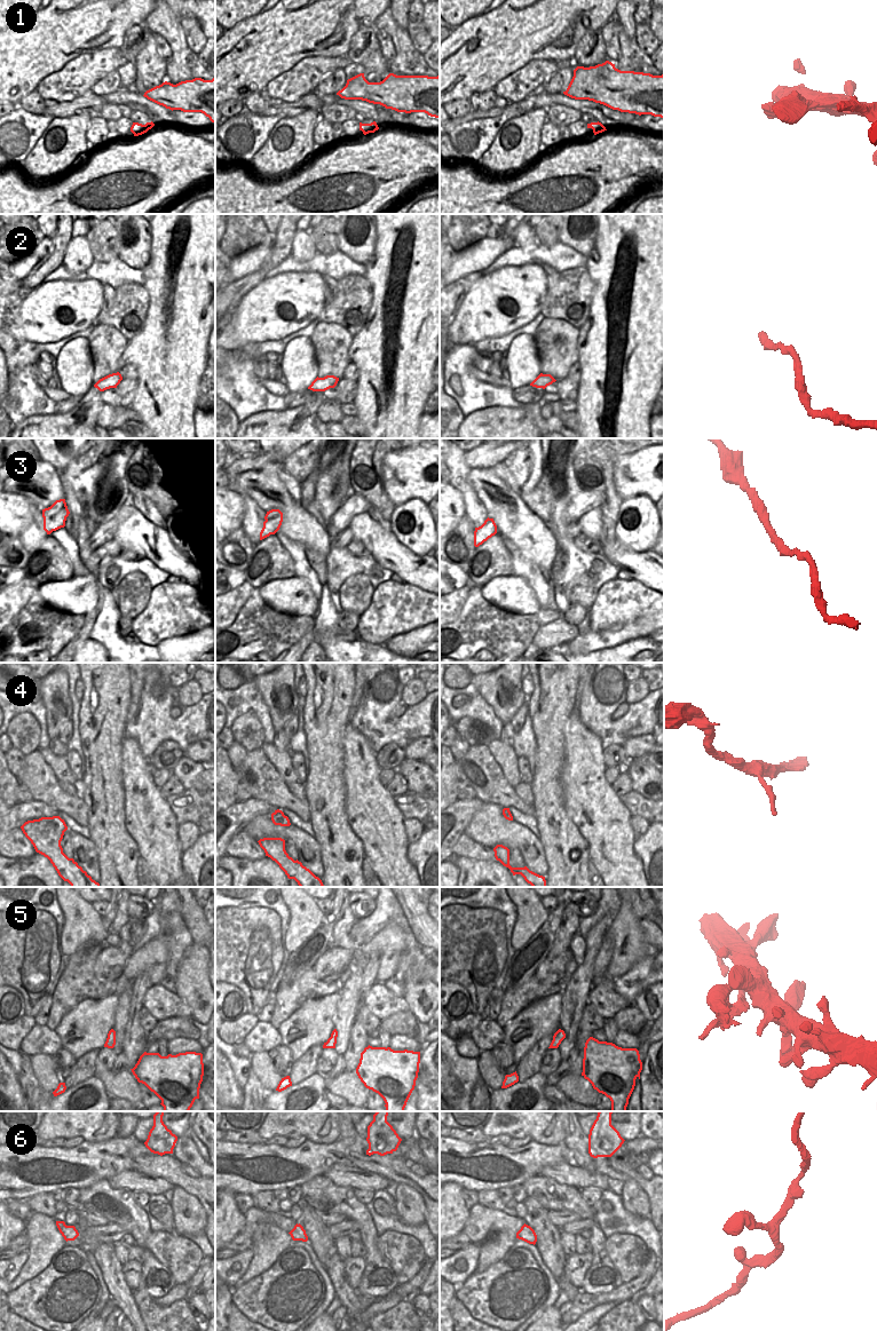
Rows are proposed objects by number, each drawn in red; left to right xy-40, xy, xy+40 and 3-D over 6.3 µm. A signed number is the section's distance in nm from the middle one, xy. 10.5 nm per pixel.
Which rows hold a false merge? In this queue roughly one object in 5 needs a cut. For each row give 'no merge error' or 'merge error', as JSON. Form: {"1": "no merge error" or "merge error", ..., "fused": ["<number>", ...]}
{"1": "no merge error", "2": "no merge error", "3": "no merge error", "4": "no merge error", "5": "no merge error", "6": "no merge error", "fused": []}

